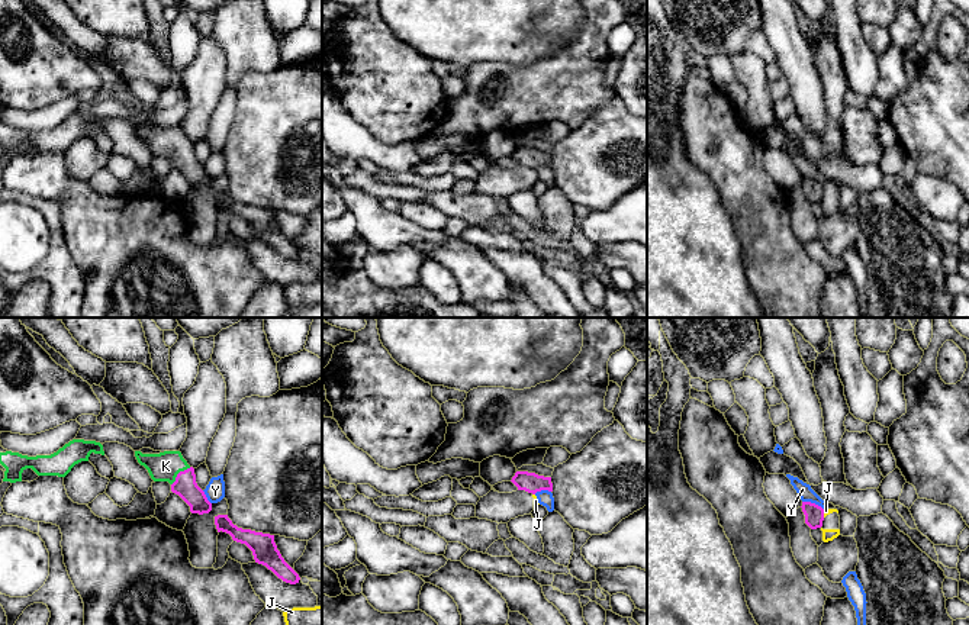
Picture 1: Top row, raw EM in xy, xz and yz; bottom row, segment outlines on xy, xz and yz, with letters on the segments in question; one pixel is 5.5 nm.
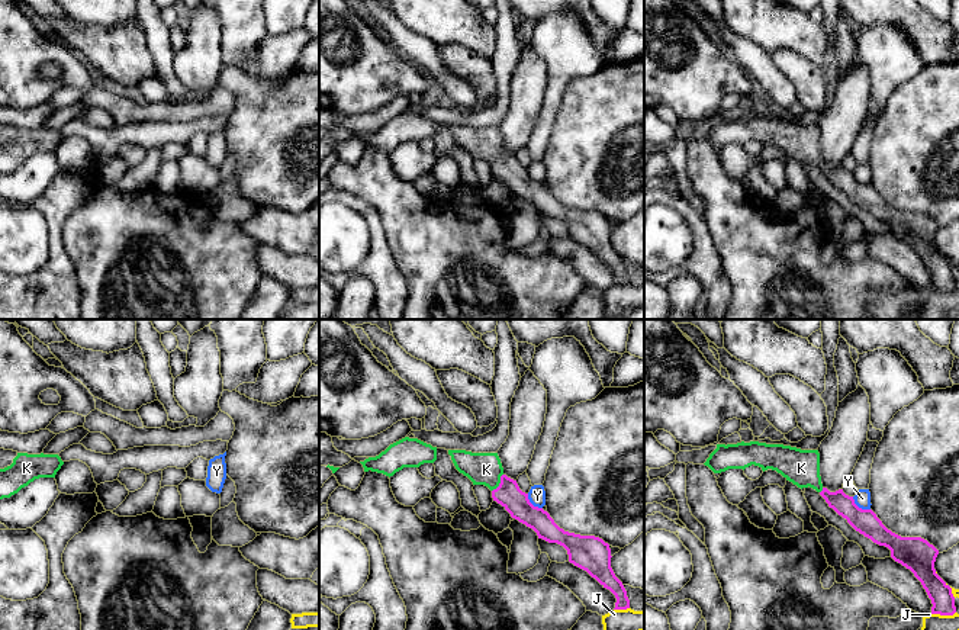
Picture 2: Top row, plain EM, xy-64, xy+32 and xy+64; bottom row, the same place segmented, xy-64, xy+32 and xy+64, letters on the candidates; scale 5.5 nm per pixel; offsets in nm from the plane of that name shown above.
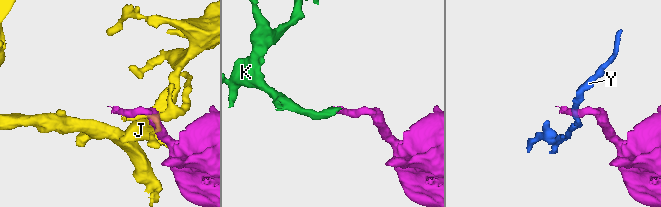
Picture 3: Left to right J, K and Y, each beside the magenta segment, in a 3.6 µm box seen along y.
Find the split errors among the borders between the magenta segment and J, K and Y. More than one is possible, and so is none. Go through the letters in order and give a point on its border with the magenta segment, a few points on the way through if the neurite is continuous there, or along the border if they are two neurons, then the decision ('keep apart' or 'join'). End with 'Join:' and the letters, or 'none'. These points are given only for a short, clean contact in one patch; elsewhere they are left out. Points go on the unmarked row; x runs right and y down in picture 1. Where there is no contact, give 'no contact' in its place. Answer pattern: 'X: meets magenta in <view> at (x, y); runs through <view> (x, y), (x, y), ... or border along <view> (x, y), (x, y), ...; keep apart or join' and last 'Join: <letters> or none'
J: meets magenta in yz at (823, 189); keep apart
K: meets magenta in xy at (179, 148); runs through xy (184, 161), (179, 148), (166, 141); join
Y: meets magenta in yz at (813, 179); border along yz (802, 176), (817, 179), (823, 184); keep apart
Join: K

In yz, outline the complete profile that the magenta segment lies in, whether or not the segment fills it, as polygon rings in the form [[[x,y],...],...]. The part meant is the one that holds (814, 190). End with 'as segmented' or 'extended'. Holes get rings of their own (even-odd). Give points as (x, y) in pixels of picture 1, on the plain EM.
[[[802,177],[801,183],[805,190],[805,199],[811,204],[817,204],[822,202],[824,184],[821,181],[811,178],[811,177]]]; as segmented

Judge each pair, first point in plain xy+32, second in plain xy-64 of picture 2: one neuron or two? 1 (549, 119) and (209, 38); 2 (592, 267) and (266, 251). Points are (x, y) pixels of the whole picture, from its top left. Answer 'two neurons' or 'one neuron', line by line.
1: two neurons
2: one neuron

